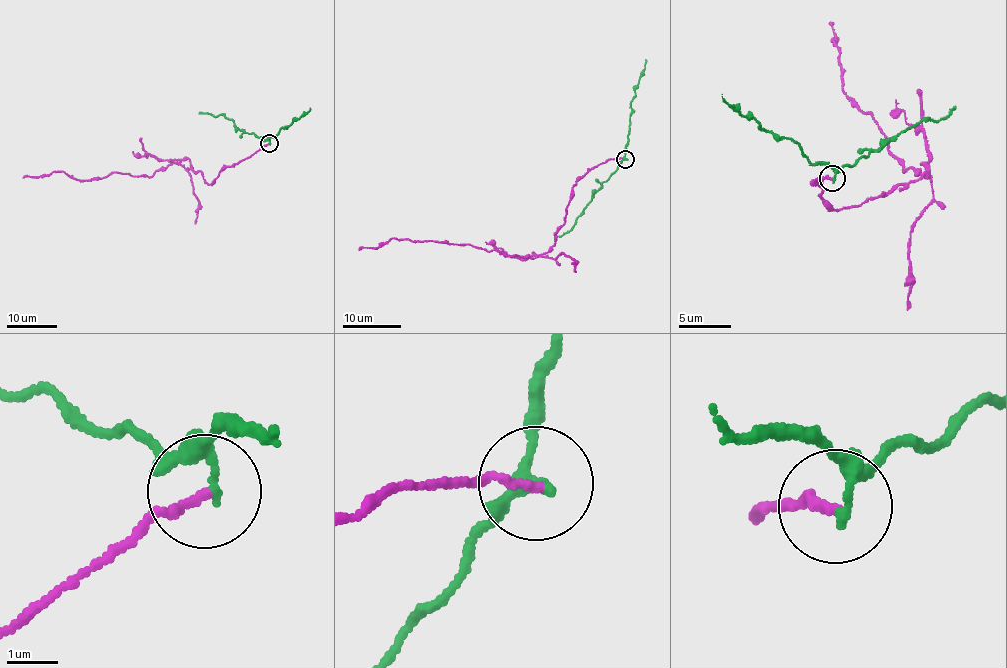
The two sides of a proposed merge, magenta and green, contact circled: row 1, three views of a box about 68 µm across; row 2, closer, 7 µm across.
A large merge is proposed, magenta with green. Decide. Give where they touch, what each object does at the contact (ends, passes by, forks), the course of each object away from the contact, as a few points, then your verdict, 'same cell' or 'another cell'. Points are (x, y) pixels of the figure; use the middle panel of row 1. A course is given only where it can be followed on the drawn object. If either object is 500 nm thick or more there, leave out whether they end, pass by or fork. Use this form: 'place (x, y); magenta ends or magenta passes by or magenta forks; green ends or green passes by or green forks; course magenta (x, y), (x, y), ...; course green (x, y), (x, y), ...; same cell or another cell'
place (625, 159); magenta ends; green ends; course magenta (625, 158), (589, 168), (574, 186), (564, 224), (542, 254), (505, 256), (469, 244), (397, 238), (359, 250); course green (626, 158), (630, 104), (645, 68), (645, 59); another cell

